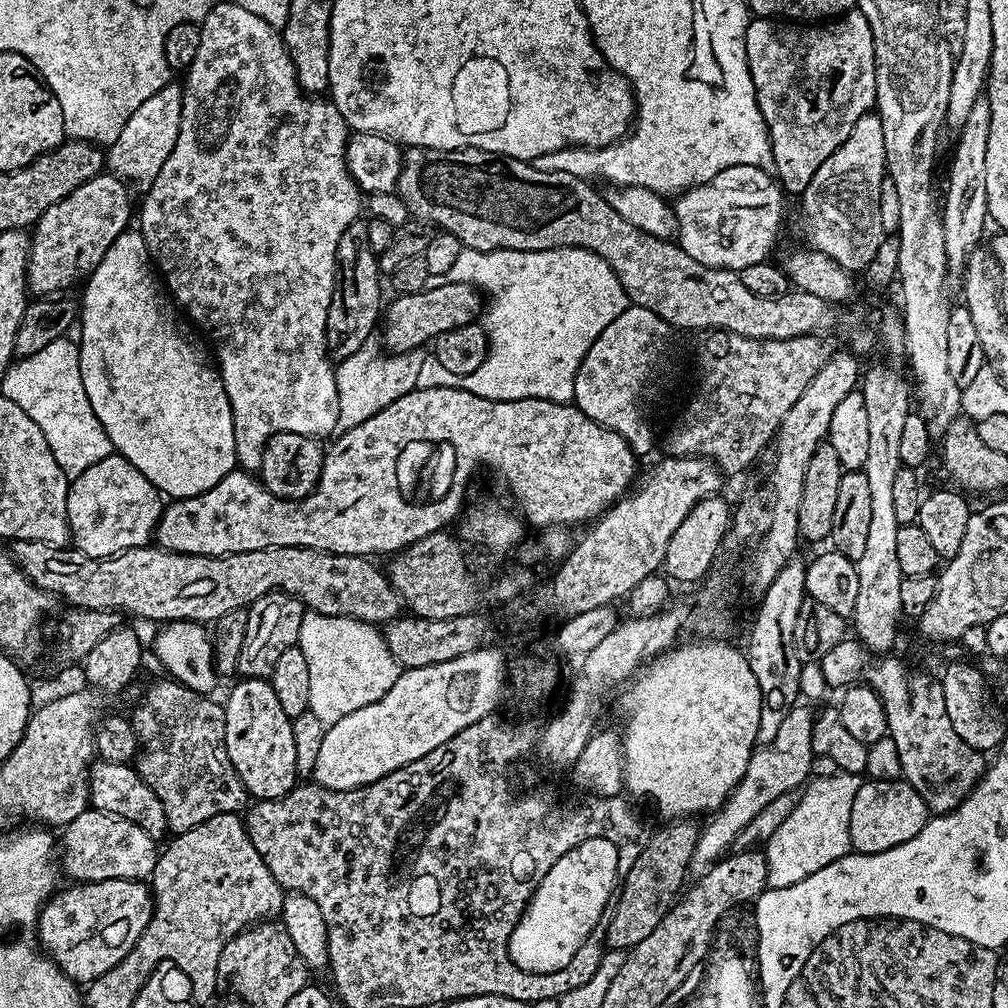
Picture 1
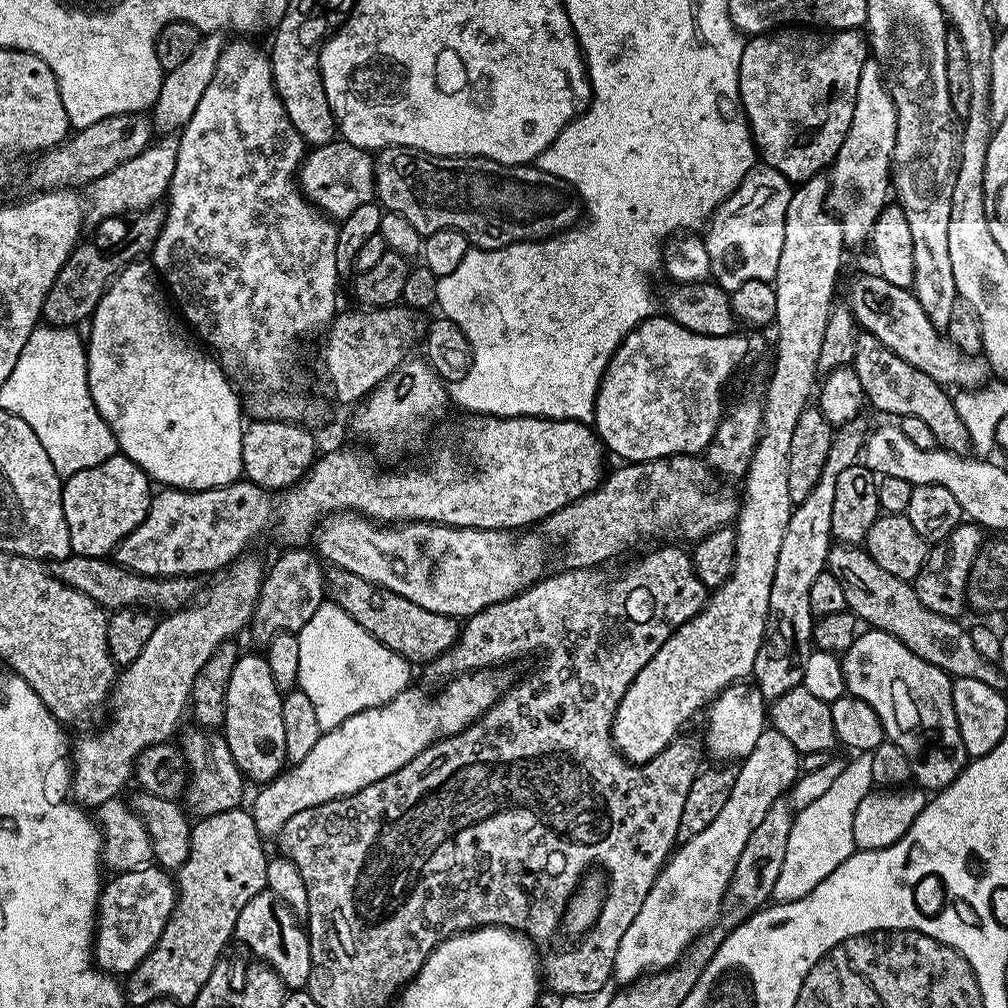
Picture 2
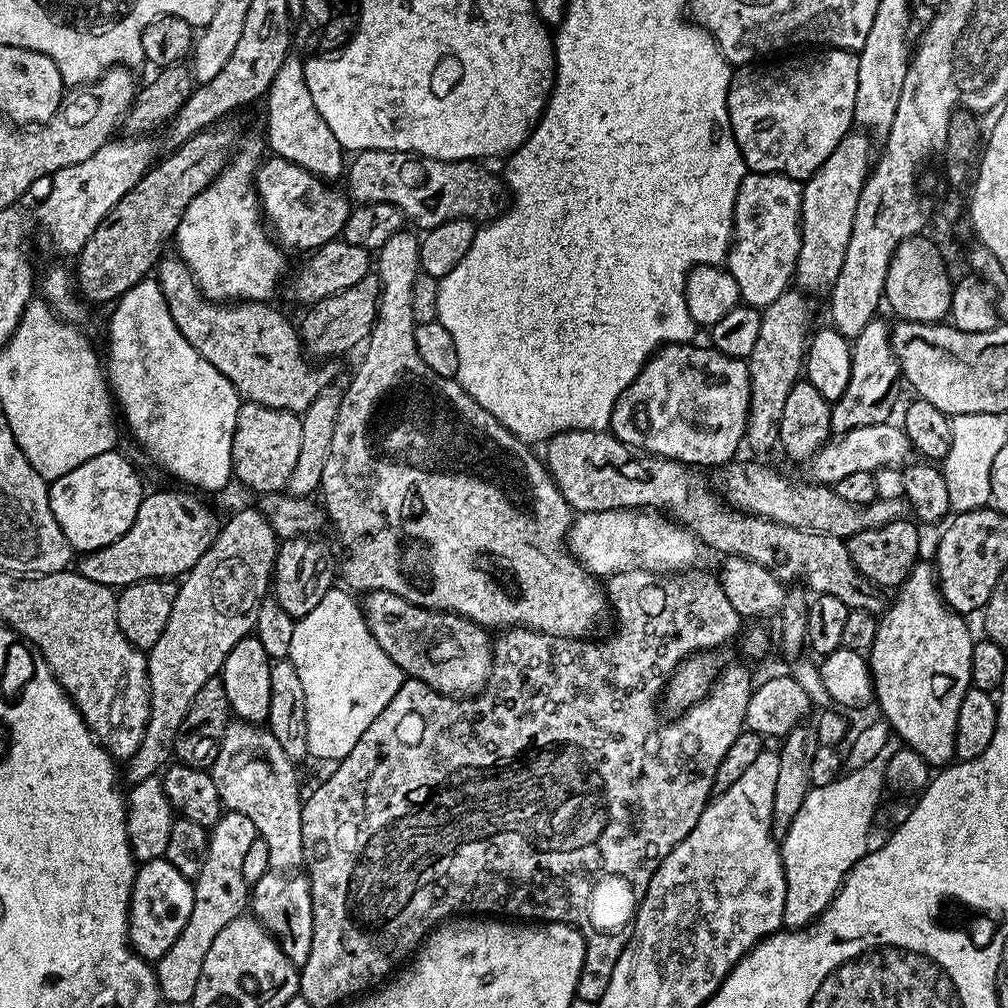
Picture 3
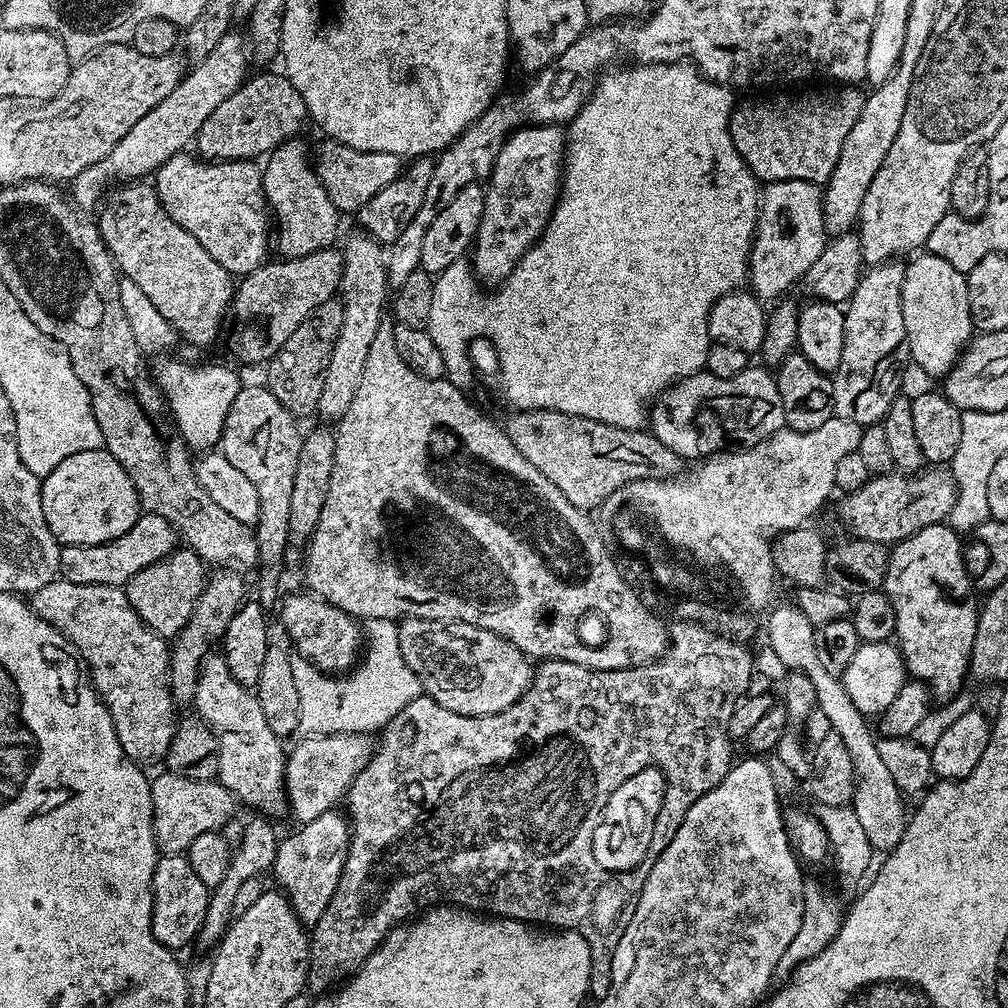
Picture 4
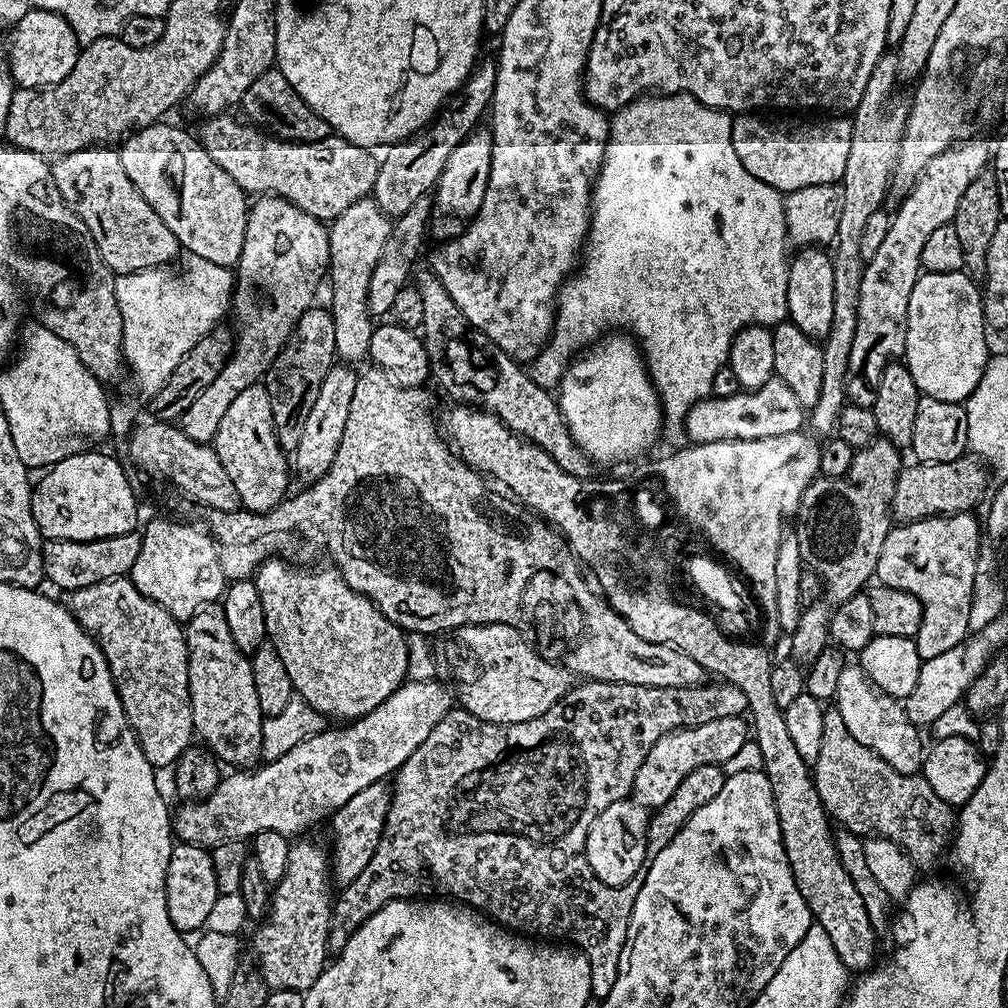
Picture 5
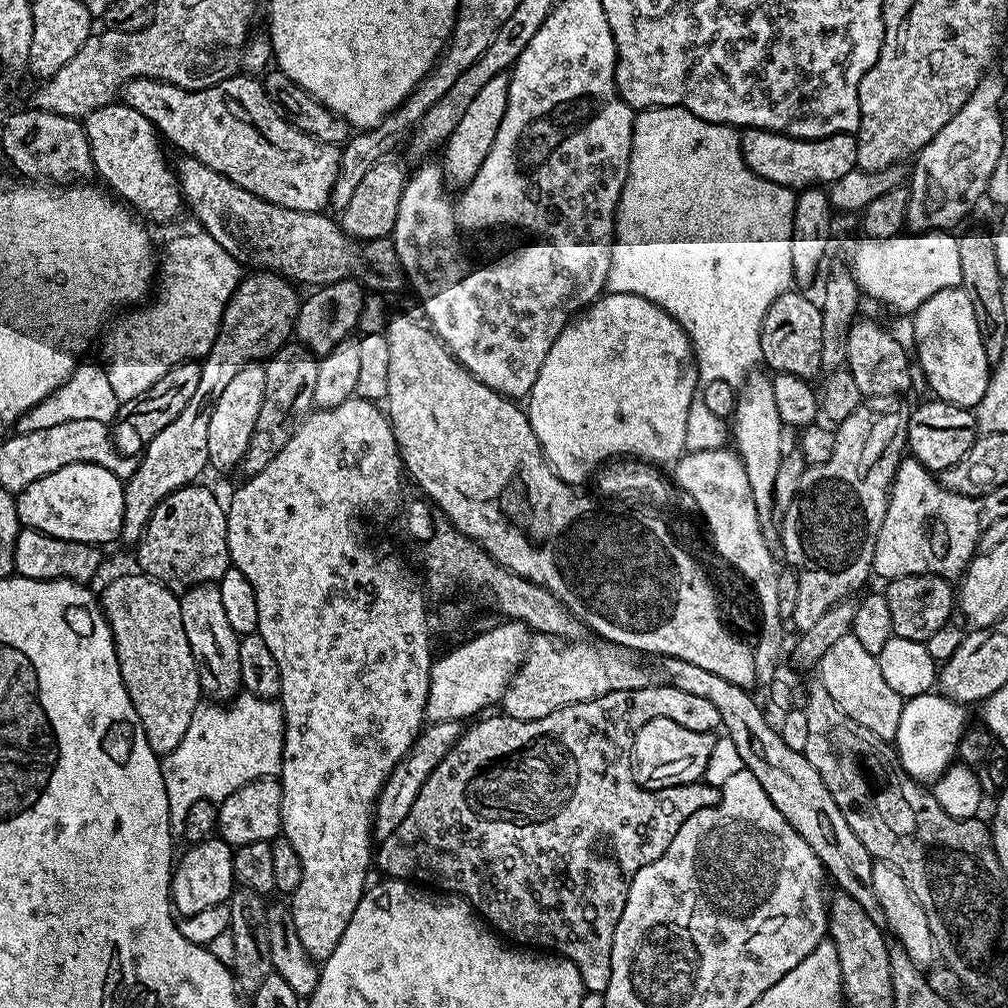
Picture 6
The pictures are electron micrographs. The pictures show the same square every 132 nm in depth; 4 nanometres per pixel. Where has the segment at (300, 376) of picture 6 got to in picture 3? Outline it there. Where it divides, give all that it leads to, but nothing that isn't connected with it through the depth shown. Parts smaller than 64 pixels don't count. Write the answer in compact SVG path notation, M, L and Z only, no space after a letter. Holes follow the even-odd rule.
M370 274L362 278L355 286L348 287L338 294L317 299L316 303L311 305L310 310L304 316L304 321L299 321L298 331L300 339L304 346L304 351L309 357L312 356L340 356L343 352L348 352L351 348L359 349L367 341L372 327L378 314L378 302L380 301L380 279L375 274Z

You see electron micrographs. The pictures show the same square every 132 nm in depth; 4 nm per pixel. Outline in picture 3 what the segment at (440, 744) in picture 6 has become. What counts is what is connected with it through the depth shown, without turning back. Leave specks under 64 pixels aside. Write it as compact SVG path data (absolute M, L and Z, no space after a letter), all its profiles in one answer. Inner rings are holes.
M271 870L262 874L262 878L258 878L258 882L250 888L250 912L275 938L282 954L286 954L292 964L302 966L306 958L310 958L310 946L314 938L314 910L307 875Z

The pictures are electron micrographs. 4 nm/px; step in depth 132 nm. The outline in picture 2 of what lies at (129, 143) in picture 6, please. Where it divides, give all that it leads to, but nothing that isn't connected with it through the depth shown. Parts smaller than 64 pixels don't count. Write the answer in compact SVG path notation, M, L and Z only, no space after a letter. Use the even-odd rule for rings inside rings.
M343 138L313 147L300 165L298 187L305 200L320 209L325 216L336 222L344 220L354 214L358 206L373 203L376 194L376 165L373 153L367 148L354 146Z

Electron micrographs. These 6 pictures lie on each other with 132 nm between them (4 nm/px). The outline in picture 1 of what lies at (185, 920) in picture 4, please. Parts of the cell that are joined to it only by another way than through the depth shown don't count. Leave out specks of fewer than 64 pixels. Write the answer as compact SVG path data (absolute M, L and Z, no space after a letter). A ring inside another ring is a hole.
M103 880L93 884L76 882L68 887L72 888L61 887L53 892L40 911L38 944L48 959L54 961L77 985L87 986L102 978L106 970L114 970L114 966L134 950L138 938L142 938L142 930L146 930L152 917L154 897L151 887L142 880Z

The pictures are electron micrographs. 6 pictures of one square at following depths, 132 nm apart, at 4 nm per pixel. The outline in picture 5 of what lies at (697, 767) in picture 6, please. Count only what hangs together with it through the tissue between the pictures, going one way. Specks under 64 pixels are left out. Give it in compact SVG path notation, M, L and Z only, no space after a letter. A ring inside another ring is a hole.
M743 715L716 718L710 722L703 722L702 725L694 725L690 728L674 728L664 736L659 736L650 746L646 758L642 758L642 766L638 766L638 774L632 783L630 798L625 798L606 806L588 831L586 838L584 858L589 860L588 868L594 870L594 874L606 885L620 887L634 878L640 867L646 864L649 859L649 819L650 814L655 813L661 807L679 784L696 767L707 764L724 765L734 753L750 739L750 724Z

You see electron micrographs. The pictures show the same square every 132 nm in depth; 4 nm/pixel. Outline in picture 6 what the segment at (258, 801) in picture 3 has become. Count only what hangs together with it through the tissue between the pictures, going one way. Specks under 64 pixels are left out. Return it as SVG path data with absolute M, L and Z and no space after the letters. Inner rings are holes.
M196 584L180 596L182 626L186 626L186 642L194 654L200 675L200 691L216 702L228 702L241 691L238 646L240 637L226 622L226 609L222 607L222 594L216 584Z

